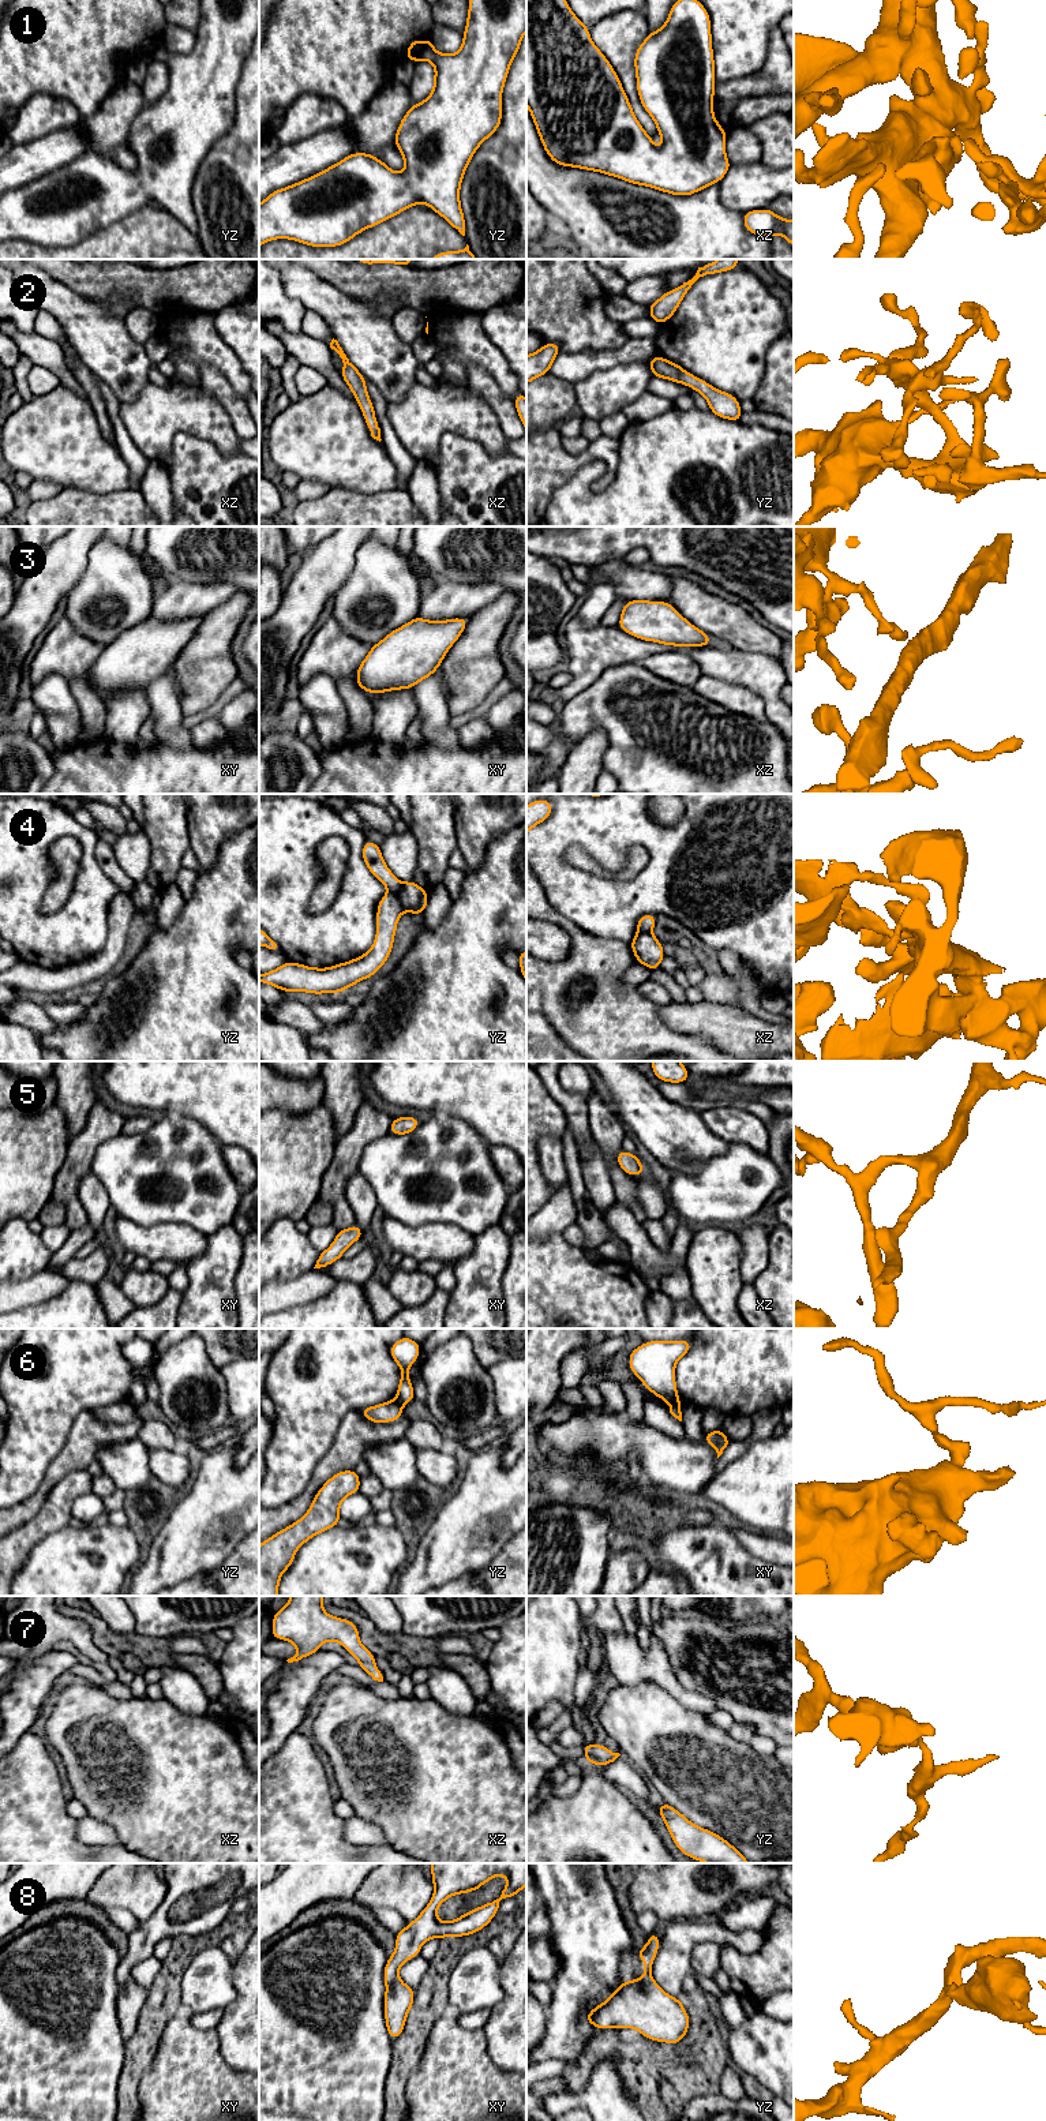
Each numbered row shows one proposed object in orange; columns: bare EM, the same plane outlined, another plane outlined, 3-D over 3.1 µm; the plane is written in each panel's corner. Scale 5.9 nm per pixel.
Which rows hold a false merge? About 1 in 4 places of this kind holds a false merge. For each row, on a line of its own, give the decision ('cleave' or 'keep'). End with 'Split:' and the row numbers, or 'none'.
1: keep
2: keep
3: keep
4: cleave
5: keep
6: cleave
7: keep
8: keep
Split: 4, 6

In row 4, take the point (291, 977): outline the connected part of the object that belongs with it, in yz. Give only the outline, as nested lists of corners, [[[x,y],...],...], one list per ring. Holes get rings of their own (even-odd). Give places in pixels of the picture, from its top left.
[[[365,840],[361,857],[368,870],[389,889],[378,903],[376,937],[371,949],[360,958],[327,968],[288,962],[273,971],[259,974],[259,982],[275,986],[282,992],[338,994],[341,990],[371,978],[386,963],[393,949],[397,922],[404,911],[397,896],[402,882],[385,863],[376,843]]]

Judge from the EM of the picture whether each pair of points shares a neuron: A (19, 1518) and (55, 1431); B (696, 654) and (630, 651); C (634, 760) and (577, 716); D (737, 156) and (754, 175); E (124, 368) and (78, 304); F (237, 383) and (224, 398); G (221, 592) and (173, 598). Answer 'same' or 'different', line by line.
A: different
B: same
C: same
D: different
E: same
F: different
G: same

